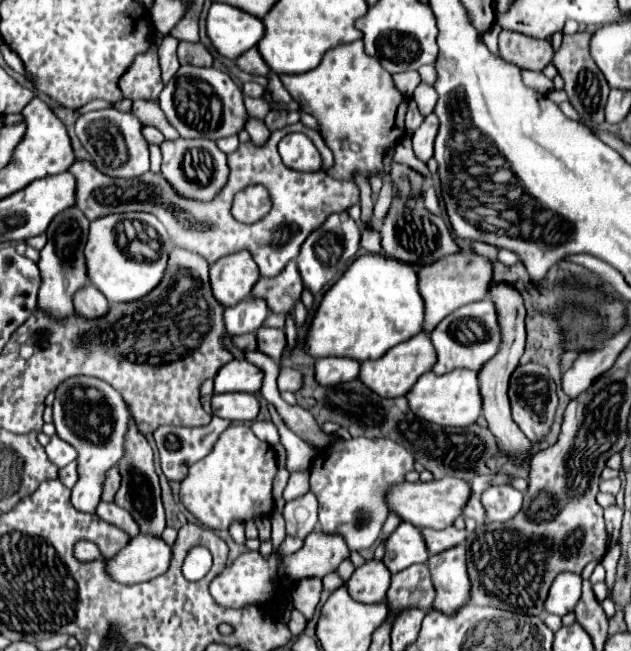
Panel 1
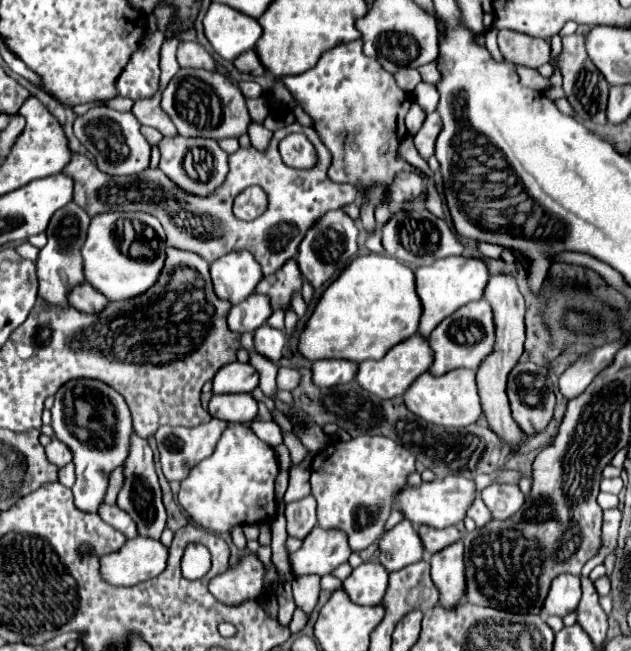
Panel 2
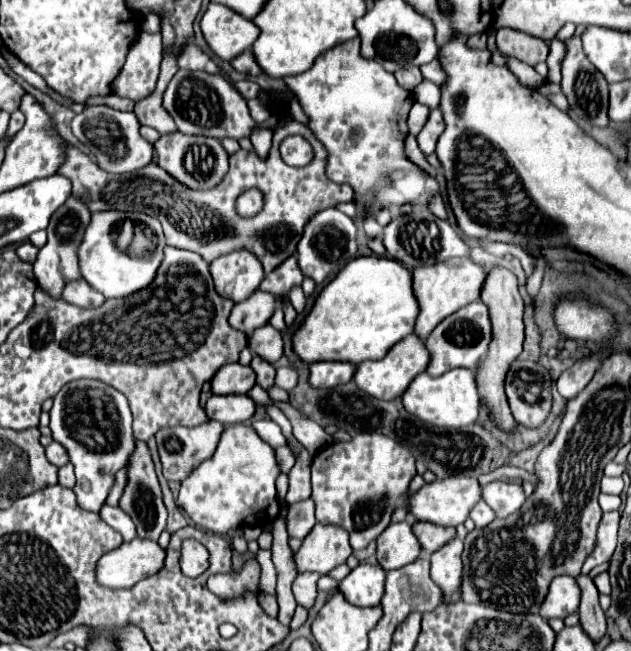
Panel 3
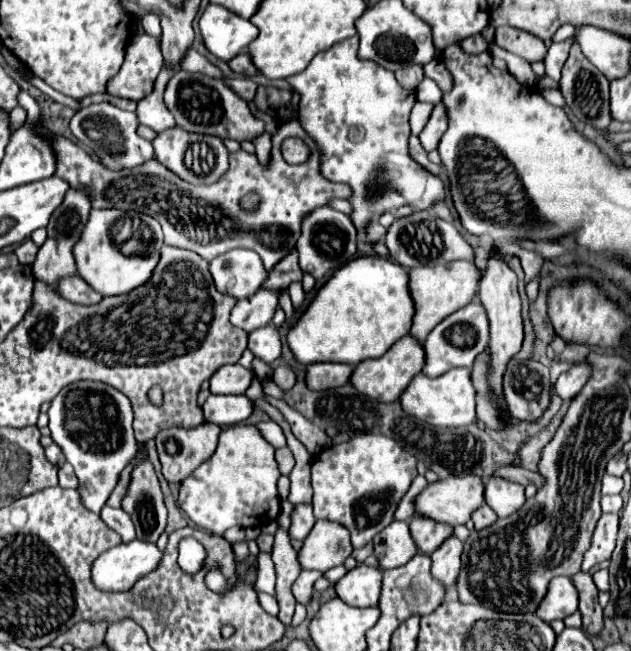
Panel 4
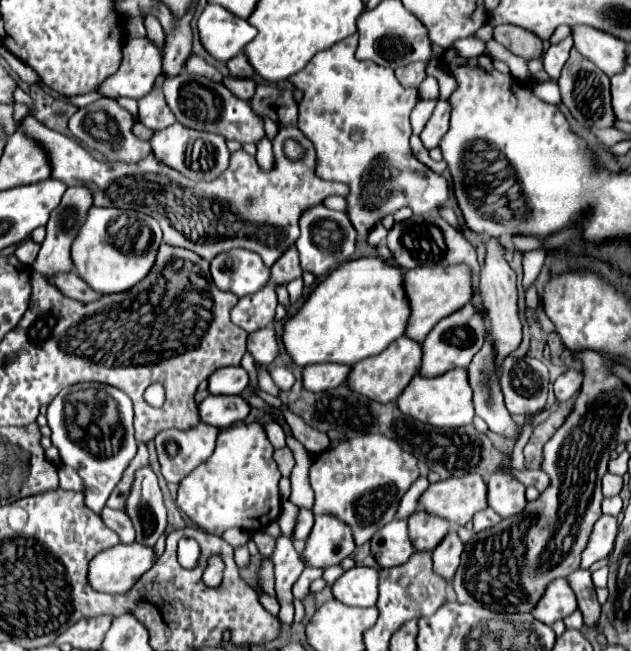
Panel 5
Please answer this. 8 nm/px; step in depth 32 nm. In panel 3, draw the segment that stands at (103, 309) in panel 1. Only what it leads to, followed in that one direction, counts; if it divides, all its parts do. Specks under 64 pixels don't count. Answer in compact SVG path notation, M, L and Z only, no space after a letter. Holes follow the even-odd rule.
M86 280L68 284L68 288L64 288L64 300L78 308L98 308L106 302L106 298L100 292L96 292Z

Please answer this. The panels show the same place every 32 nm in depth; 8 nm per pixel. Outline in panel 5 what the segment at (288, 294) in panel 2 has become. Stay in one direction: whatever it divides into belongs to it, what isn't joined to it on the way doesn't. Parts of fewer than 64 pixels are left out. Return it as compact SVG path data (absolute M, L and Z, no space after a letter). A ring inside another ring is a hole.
M292 246L272 268L270 268L270 280L268 284L280 286L280 284L288 284L290 280L296 280L302 276L302 268L298 262L298 252L296 246Z

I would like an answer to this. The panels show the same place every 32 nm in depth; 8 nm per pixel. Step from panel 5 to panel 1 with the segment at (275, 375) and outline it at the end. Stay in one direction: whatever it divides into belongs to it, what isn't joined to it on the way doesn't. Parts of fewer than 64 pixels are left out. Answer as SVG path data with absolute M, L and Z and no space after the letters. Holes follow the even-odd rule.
M282 368L280 376L278 376L278 388L280 392L298 392L302 388L304 376L302 372L294 370L294 368Z

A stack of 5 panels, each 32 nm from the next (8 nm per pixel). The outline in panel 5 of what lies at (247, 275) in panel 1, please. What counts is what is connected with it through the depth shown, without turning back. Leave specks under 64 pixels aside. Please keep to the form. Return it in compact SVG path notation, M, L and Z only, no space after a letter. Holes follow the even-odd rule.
M236 248L216 256L210 262L210 272L220 290L242 298L266 286L270 270L256 252Z

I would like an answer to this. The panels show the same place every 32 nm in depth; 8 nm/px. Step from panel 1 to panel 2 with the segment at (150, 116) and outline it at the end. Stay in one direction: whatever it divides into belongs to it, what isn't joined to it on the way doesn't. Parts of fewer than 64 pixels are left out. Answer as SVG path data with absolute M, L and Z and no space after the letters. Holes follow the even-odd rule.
M160 92L148 100L136 100L132 112L140 120L140 124L152 126L152 128L160 130L164 136L176 136L178 134L174 124L168 120L168 116L164 116L164 112L160 108Z

